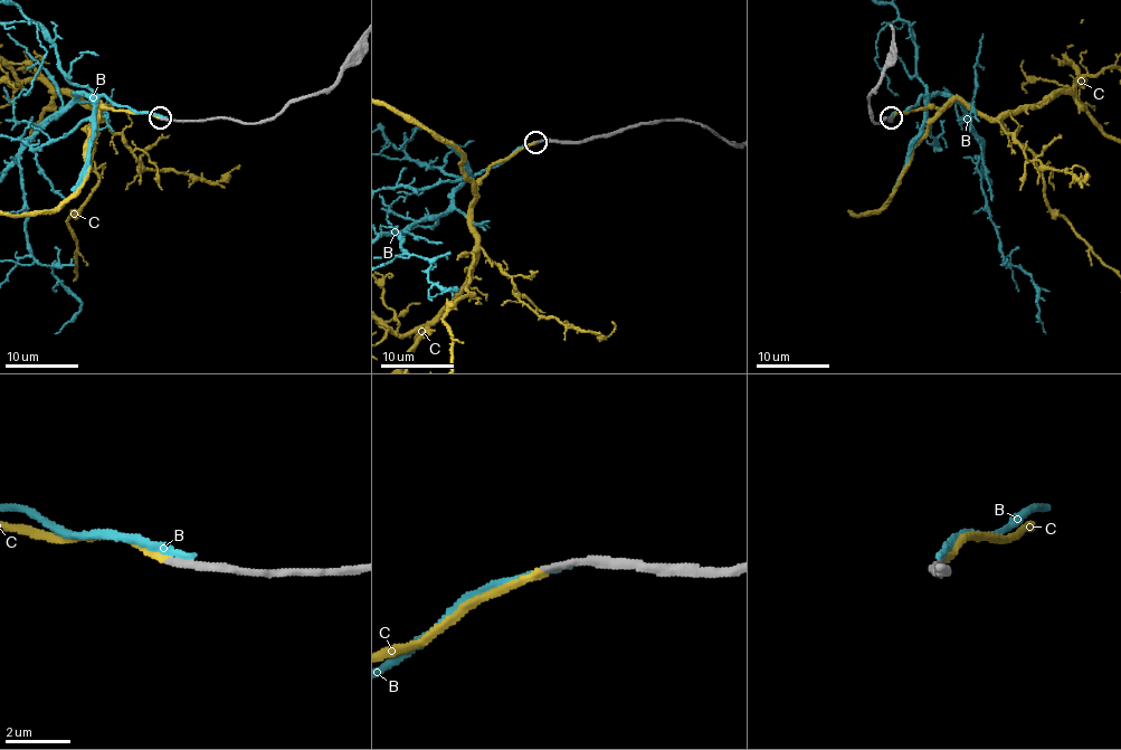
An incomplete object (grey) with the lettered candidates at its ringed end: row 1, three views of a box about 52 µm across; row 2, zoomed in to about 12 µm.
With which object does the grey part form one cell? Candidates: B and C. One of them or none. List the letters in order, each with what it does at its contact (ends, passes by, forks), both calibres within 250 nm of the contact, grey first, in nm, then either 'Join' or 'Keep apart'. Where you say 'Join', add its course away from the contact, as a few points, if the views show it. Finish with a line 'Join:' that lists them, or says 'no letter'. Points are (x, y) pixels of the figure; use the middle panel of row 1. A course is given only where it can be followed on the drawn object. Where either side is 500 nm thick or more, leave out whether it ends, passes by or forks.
B: It ends there. Thickness 260 nm (grey) against 240 nm. Keep apart
C: It ends there. Thickness 240 nm (grey) against 240 nm. Join
Join: C

